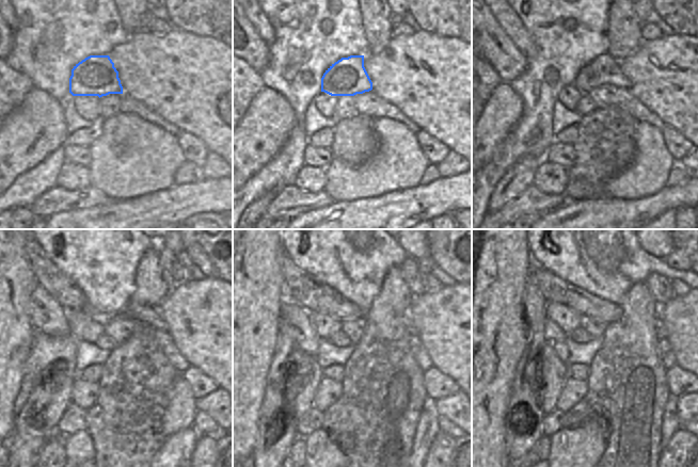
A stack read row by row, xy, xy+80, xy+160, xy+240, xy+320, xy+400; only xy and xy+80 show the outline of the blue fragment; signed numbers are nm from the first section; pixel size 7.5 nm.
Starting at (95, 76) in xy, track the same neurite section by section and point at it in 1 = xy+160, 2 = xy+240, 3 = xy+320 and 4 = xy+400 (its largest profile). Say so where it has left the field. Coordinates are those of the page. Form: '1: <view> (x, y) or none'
1: xy+160 (603, 69)
2: xy+240 (148, 316)
3: xy+320 (410, 327)
4: xy+400 (661, 329)

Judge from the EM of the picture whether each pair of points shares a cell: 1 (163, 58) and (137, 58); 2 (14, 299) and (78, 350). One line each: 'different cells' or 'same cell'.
1: same cell
2: different cells

